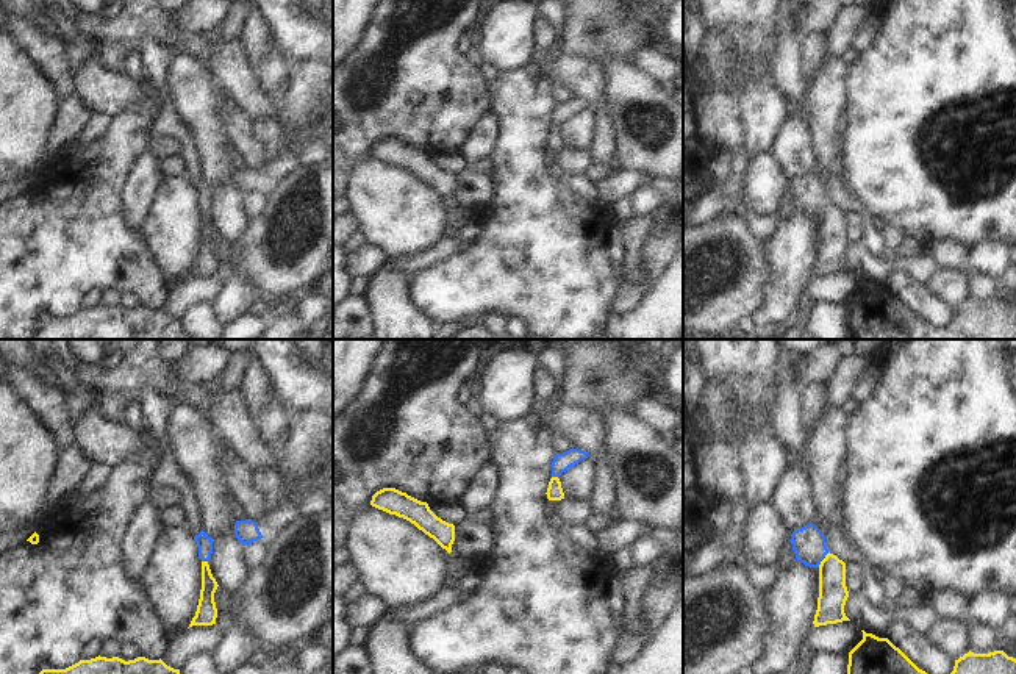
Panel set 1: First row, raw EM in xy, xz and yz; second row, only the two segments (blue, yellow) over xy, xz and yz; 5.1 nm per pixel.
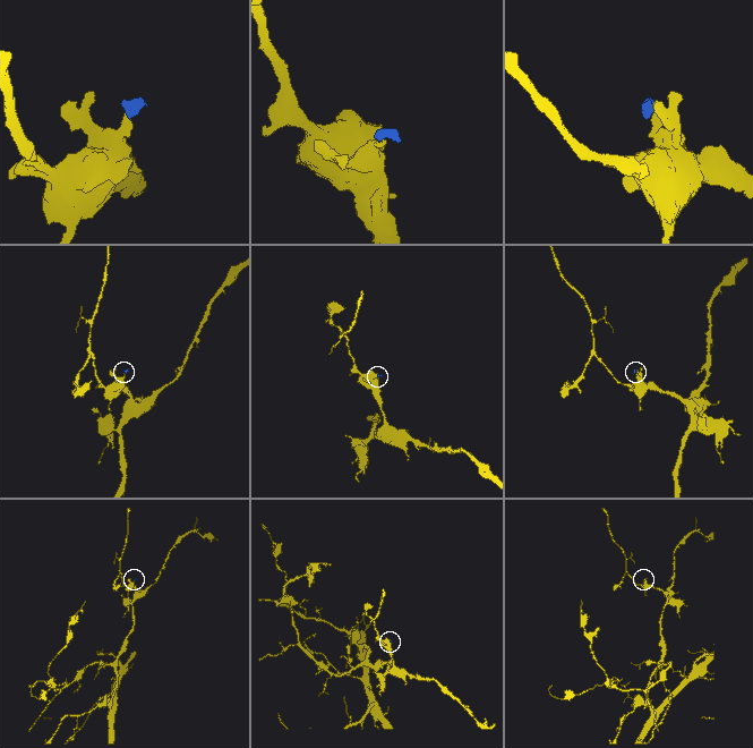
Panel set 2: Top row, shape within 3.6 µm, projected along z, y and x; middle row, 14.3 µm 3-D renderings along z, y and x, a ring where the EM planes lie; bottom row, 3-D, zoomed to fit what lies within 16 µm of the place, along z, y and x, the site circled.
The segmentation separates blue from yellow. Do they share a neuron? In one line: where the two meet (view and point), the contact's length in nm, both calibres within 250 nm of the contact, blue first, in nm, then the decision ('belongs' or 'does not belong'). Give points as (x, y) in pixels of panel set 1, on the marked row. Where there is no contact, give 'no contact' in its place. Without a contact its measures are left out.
meets blue in yz at (822, 559); contact 100 nm long; 180 nm thick on the blue side, 150 nm on the other; belongs

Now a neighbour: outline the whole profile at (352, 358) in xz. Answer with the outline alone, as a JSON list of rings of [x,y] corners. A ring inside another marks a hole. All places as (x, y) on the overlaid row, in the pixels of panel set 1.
[[[333,339],[333,419],[358,396],[386,339]]]

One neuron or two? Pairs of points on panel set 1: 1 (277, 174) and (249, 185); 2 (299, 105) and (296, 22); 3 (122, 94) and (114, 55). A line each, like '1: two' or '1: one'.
1: one
2: two
3: two

